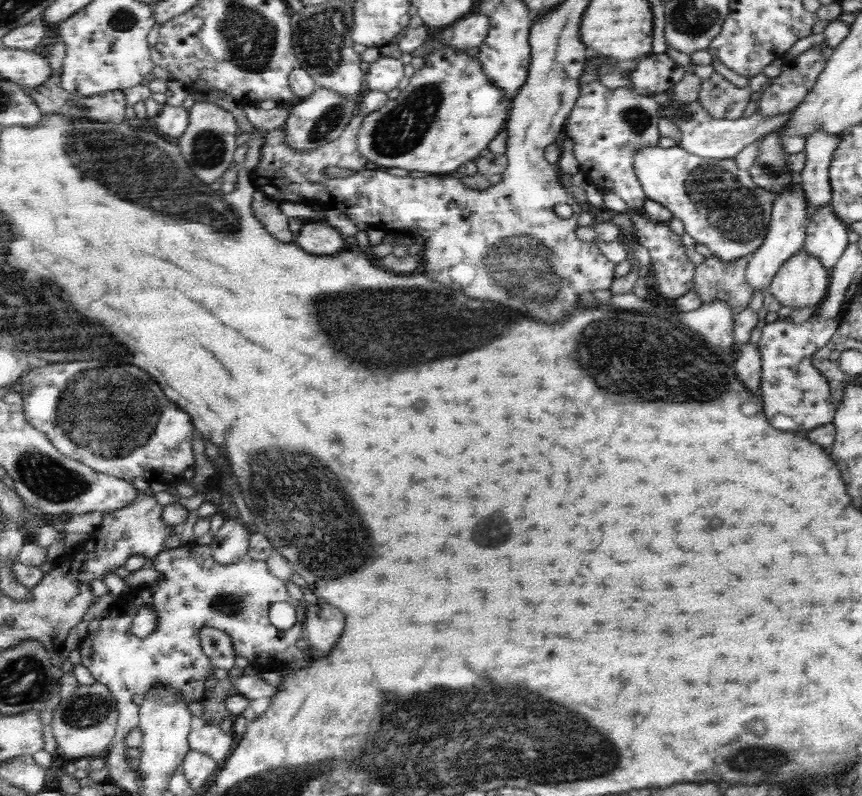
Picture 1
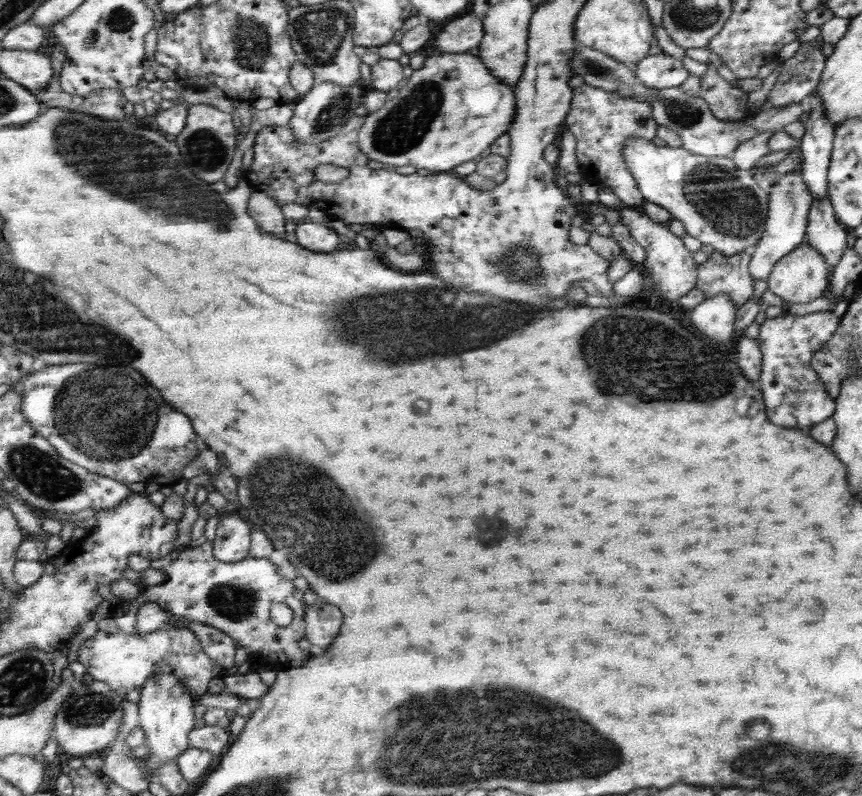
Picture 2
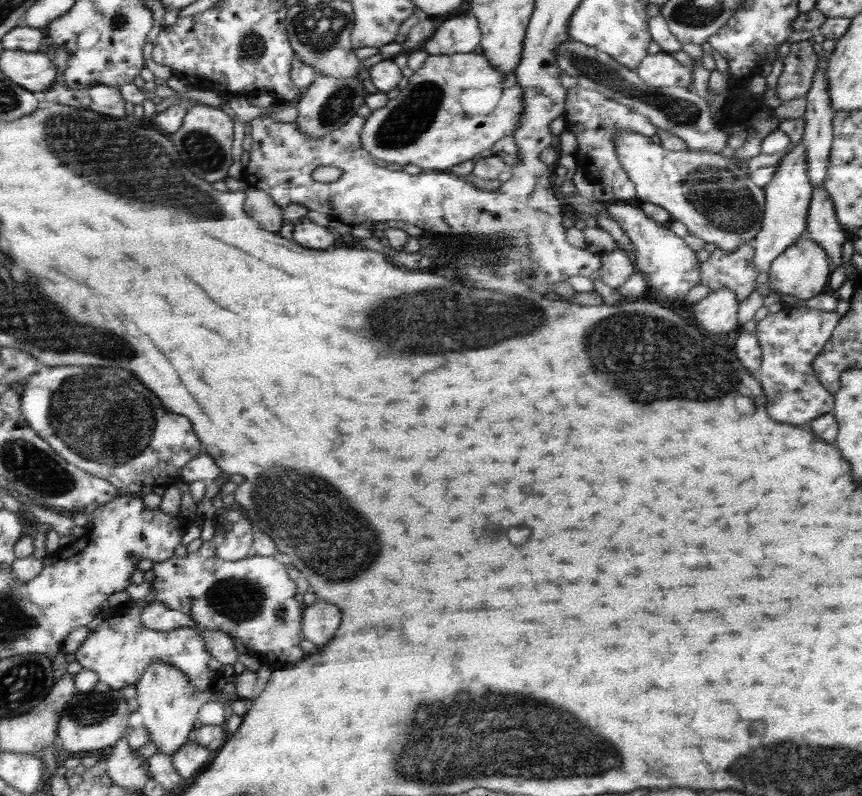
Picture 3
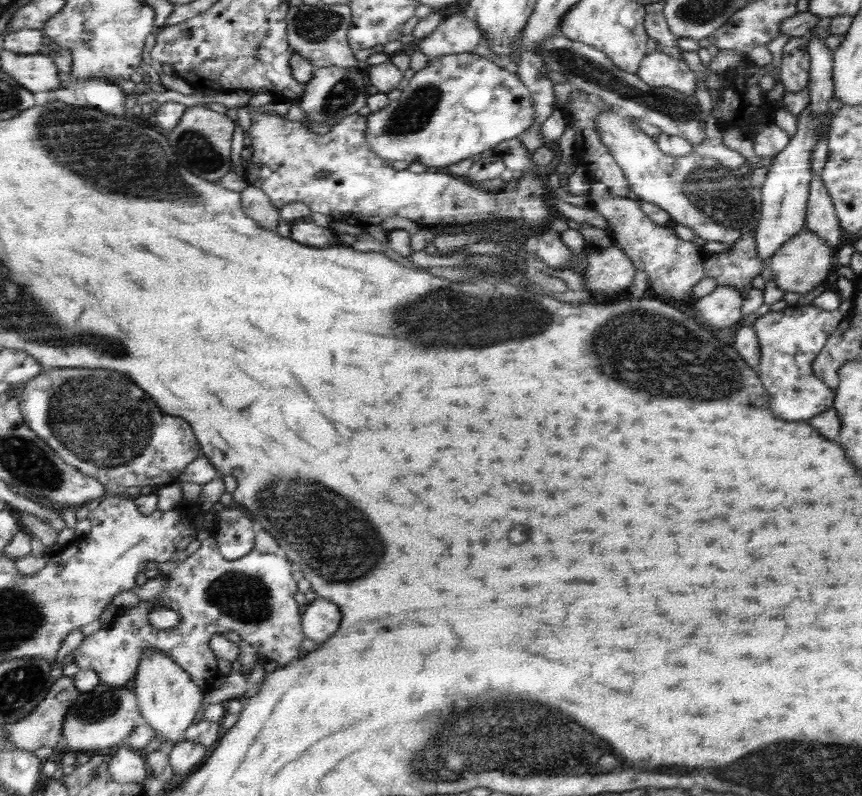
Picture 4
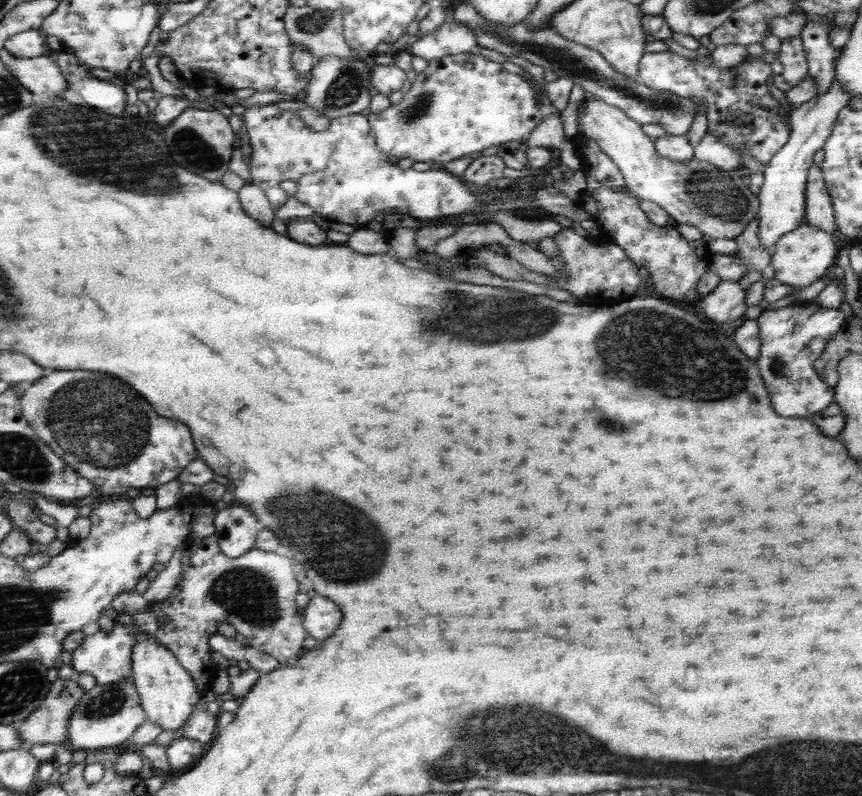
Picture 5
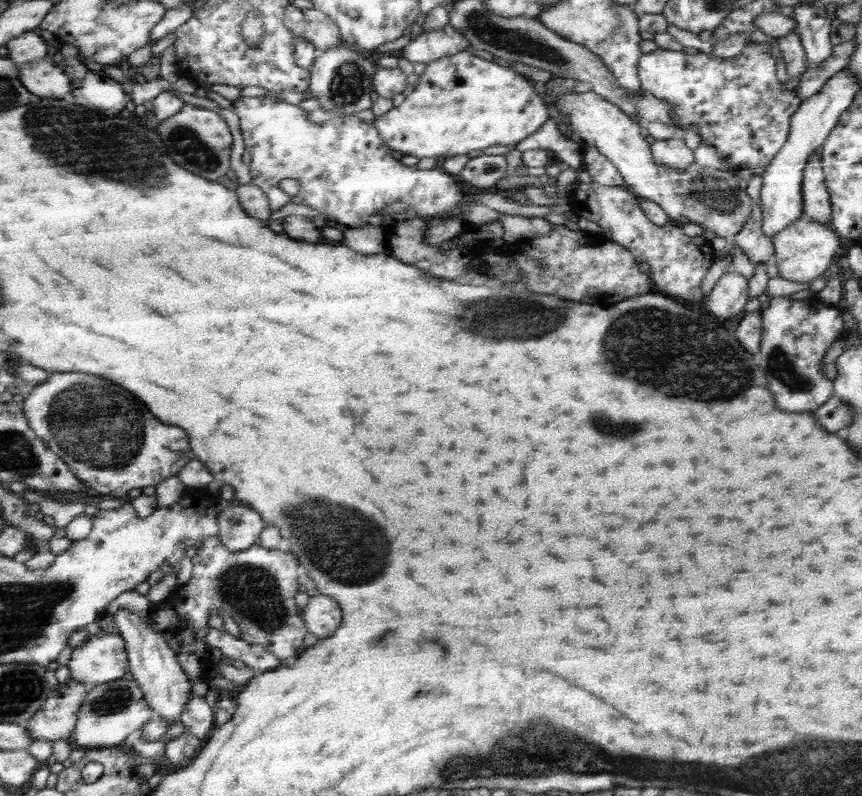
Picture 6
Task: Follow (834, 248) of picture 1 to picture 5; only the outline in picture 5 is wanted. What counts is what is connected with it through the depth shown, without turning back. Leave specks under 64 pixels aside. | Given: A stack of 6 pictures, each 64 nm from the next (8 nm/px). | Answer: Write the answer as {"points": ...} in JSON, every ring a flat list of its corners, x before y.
{"points":[[815,164,809,168,807,182,805,182,805,222,819,230,825,230,833,238,837,236,835,212,831,206,821,170]]}

